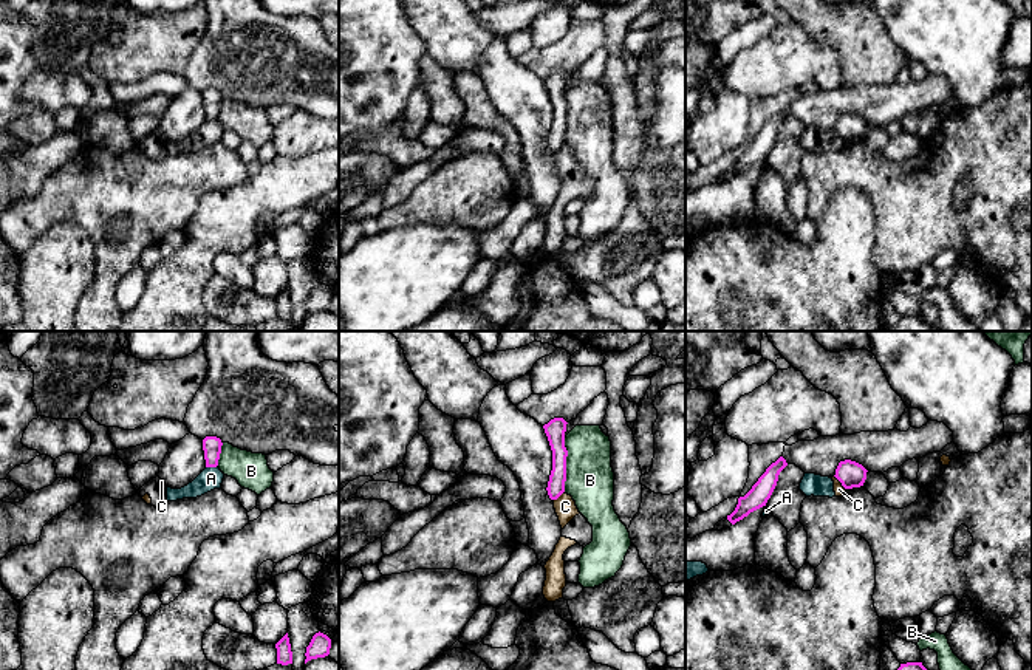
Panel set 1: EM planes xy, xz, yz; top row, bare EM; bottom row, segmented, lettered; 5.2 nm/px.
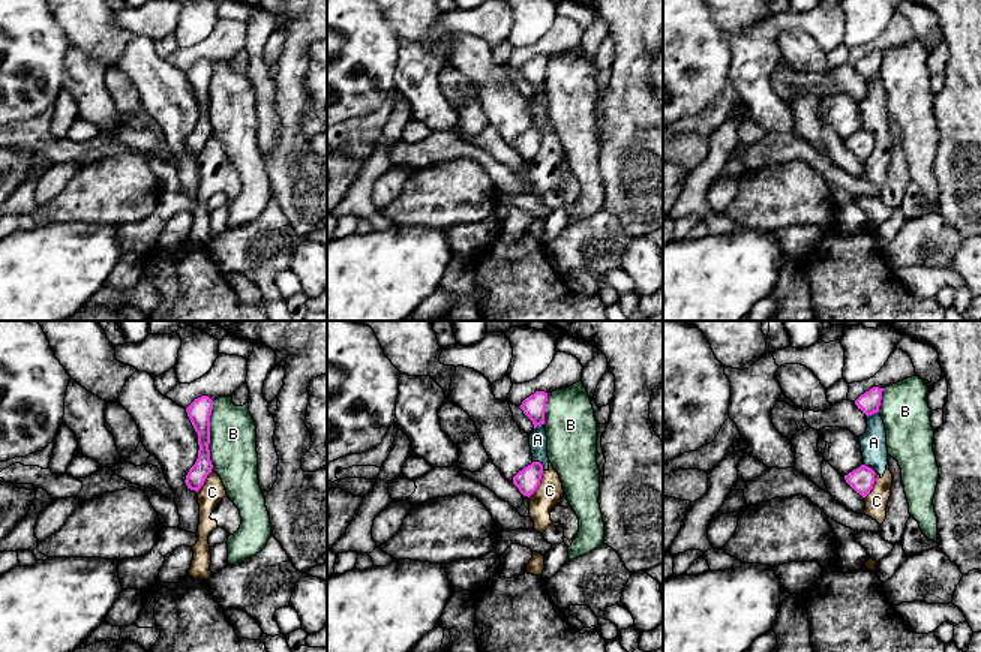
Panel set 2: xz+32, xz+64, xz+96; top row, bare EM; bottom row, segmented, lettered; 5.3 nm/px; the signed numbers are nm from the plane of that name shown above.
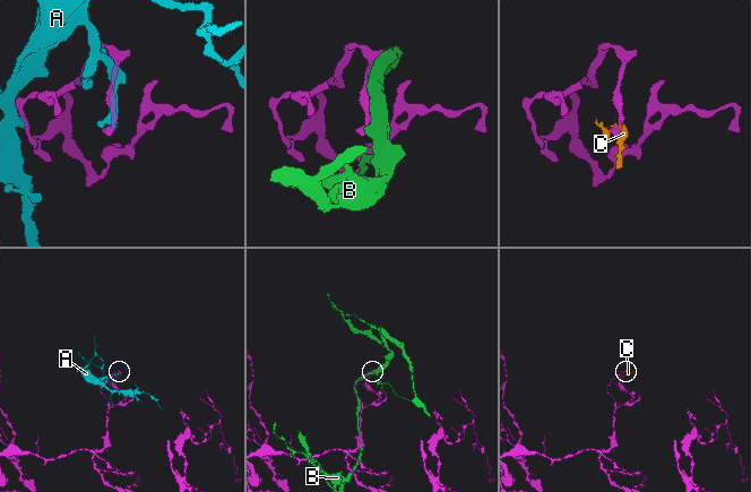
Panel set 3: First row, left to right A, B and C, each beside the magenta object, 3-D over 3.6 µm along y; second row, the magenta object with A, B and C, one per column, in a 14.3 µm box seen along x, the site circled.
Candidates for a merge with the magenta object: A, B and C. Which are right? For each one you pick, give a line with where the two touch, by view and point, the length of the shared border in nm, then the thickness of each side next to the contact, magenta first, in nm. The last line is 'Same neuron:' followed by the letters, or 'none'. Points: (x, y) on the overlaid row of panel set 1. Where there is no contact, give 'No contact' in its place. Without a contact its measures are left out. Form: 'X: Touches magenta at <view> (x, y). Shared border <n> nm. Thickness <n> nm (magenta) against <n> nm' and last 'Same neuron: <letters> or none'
Same neuron: none

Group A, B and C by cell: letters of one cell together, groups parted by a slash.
A C / B

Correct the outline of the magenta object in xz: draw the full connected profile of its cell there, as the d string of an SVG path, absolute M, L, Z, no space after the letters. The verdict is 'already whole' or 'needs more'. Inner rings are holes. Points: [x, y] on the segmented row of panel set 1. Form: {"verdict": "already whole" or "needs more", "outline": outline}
{"verdict": "already whole", "outline": "M554 418L543 426L552 450L552 470L546 487L551 500L557 500L565 492L568 456L565 447L566 424L568 422L563 418Z"}

